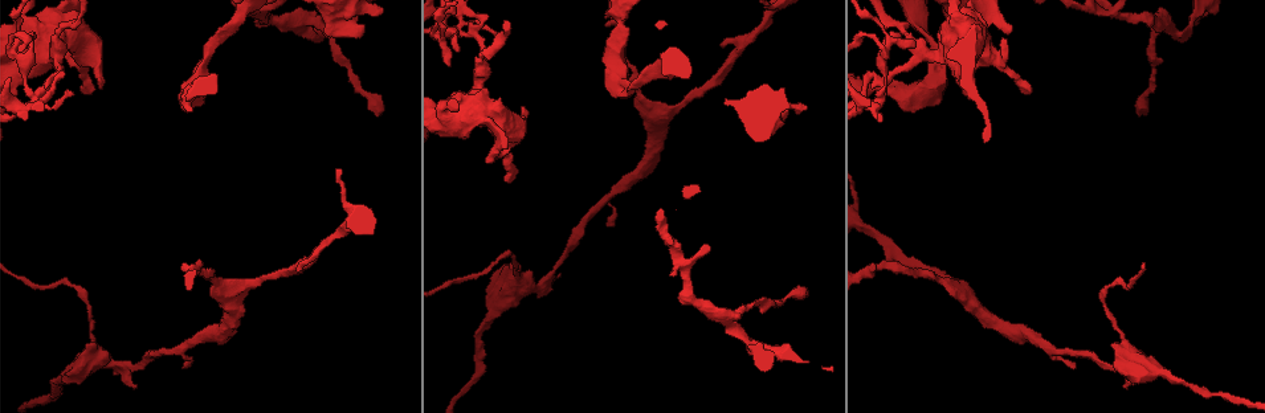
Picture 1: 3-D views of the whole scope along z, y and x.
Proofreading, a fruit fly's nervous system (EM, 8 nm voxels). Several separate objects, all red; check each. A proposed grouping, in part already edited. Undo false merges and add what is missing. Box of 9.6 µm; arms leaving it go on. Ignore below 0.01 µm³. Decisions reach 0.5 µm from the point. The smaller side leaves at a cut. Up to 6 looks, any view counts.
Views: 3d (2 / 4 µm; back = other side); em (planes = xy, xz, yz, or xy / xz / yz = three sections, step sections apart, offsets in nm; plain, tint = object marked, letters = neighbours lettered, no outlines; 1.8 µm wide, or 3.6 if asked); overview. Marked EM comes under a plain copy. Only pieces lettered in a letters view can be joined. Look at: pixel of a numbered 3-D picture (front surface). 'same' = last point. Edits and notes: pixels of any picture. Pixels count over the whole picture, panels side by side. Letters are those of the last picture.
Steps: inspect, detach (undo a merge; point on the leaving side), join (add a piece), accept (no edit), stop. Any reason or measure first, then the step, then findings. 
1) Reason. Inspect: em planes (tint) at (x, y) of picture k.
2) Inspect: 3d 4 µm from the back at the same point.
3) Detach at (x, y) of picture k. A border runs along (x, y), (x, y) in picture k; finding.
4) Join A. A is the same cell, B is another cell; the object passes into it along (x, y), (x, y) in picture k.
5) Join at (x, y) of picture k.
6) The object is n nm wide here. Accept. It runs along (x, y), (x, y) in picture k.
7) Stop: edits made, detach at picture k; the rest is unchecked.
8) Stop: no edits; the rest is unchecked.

An open end. Inspect: em planes (letters) at (559, 274) of picture 1.

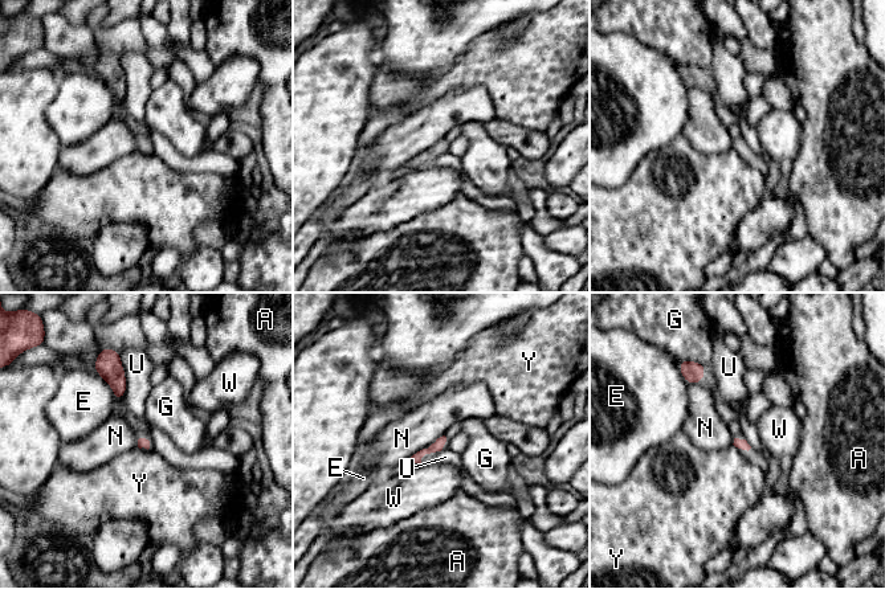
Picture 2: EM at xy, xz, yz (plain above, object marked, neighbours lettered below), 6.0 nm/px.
Accept. A, E, G, N, U, W and Y are other cells; a border runs along (423, 448), (404, 462) in picture 2; no lettered piece goes on from it.

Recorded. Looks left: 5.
Sudden change in width. Inspect: em 3.6 µm yz step 4 (tint) at (341, 21) of picture 1.

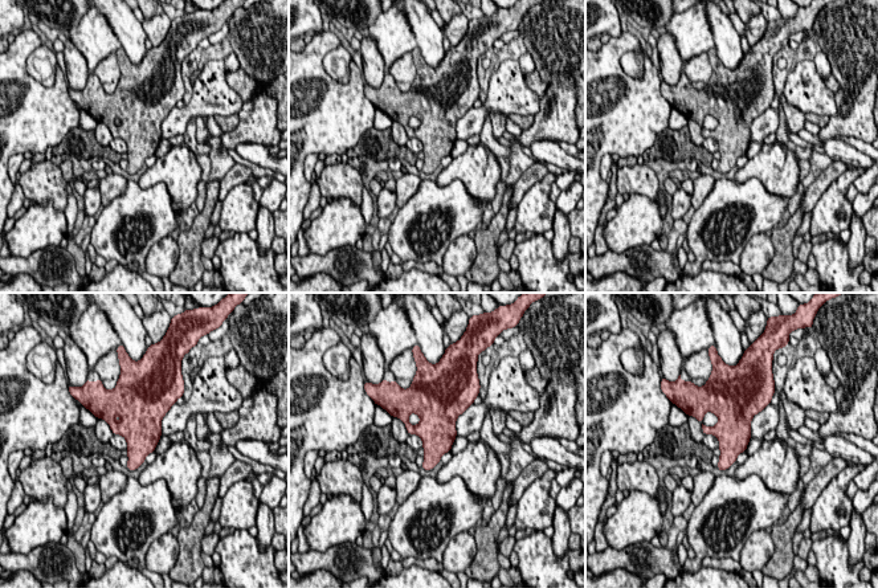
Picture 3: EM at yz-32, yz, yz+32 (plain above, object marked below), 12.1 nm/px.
See the neighbours. Inspect: em 3.6 µm yz step 4 (letters) at the same point.

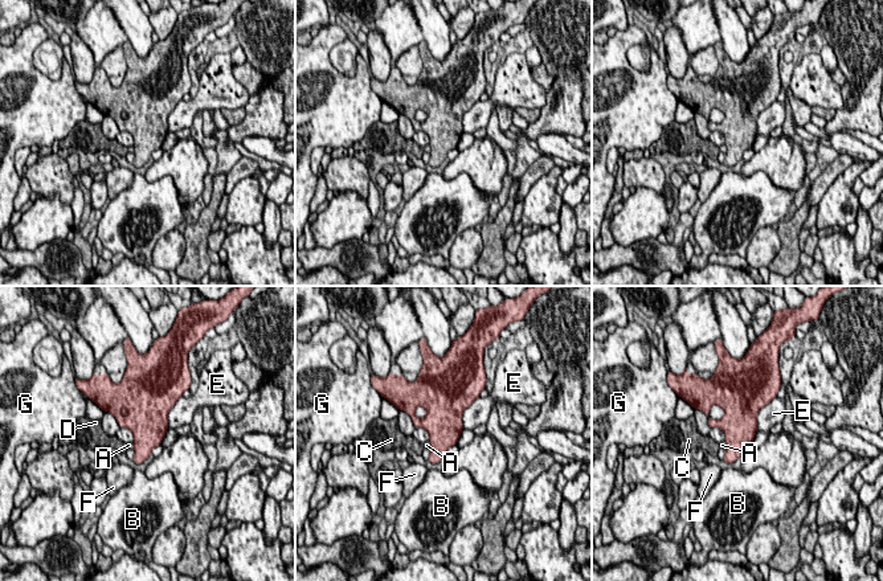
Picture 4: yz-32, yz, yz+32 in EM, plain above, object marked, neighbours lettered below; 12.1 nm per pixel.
The object is 420 nm wide here; the longest contact is with E, 420 nm. Accept. A, B, C, D, E, F and G are other cells; continuous, no second cell.

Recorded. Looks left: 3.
Two arms at a narrow angle. Inspect: em planes (tint) at (882, 93) of picture 1.

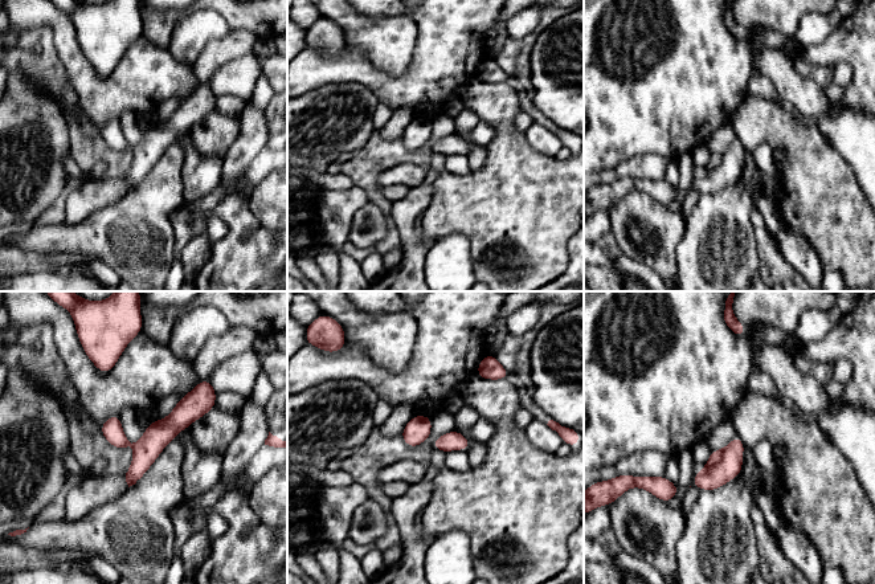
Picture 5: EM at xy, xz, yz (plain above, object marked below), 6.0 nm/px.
See the neighbours. Inspect: em planes (letters) at the same point.

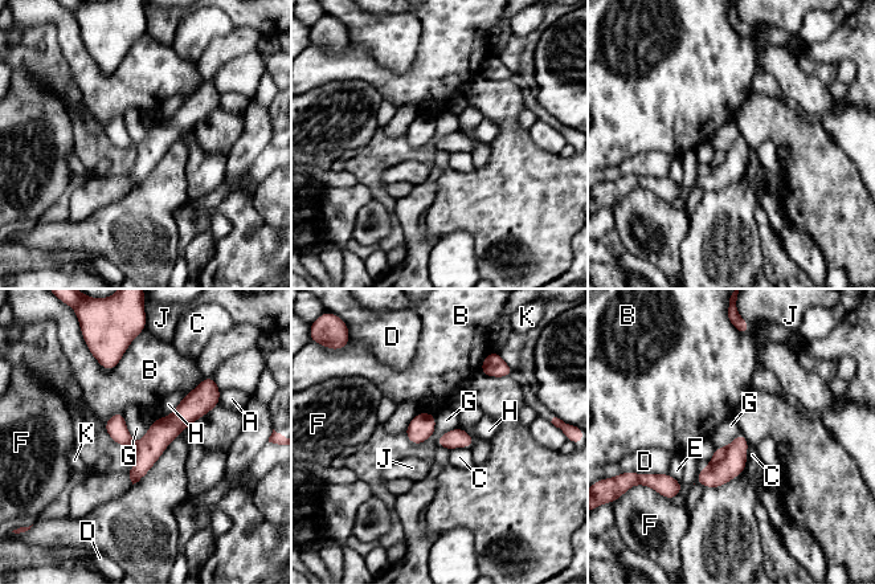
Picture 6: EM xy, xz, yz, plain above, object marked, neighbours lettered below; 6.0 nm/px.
The object is 150 nm wide here. Accept. A, B, C, D, E, F, G, H, J and K are other cells; it runs along (211, 396), (148, 450), (134, 478) in picture 6; all the same cell.

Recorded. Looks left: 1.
Stop: no edits; the rest is unchecked.

